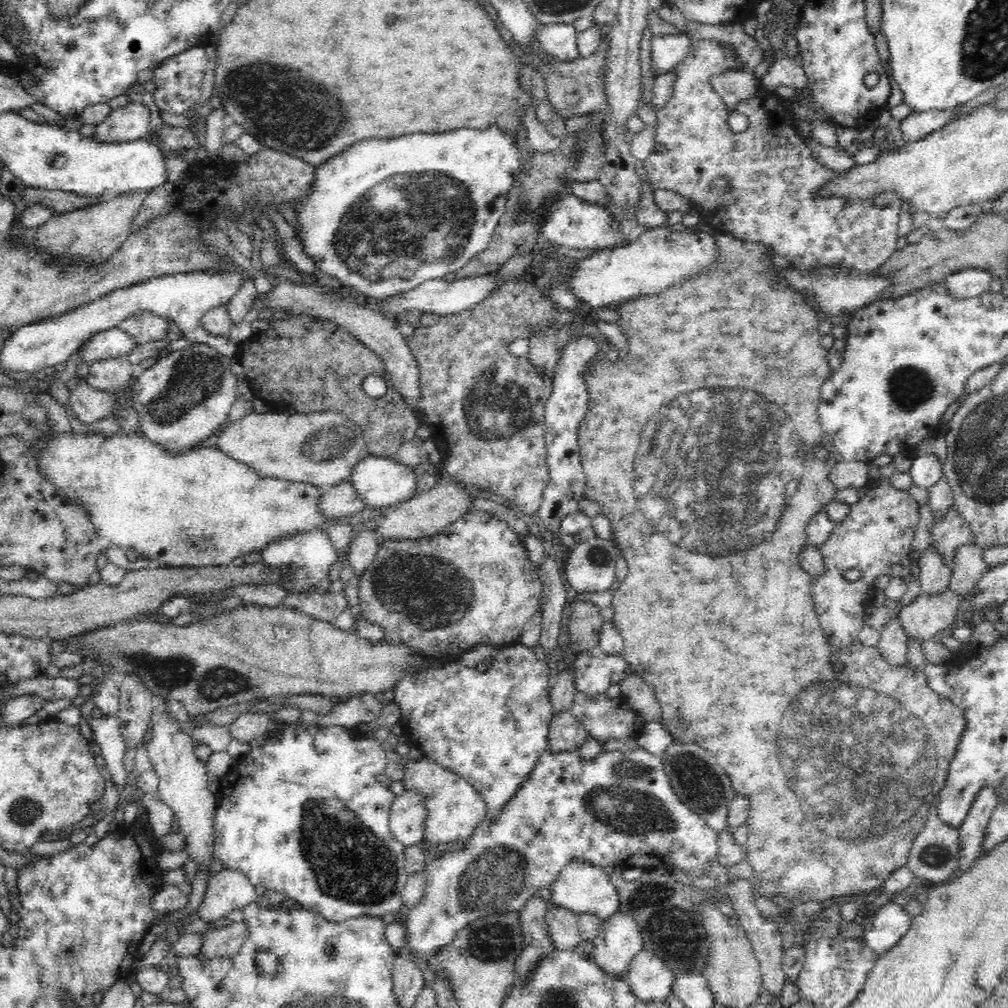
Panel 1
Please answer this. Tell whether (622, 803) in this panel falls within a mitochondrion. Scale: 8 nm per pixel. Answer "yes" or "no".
yes

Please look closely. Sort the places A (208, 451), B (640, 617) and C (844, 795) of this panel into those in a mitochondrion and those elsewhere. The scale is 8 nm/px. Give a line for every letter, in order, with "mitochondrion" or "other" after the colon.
A: other
B: other
C: mitochondrion

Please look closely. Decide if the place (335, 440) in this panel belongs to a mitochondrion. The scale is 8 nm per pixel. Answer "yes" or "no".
yes

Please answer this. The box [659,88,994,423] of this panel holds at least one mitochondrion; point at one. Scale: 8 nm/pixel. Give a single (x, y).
(910, 388)

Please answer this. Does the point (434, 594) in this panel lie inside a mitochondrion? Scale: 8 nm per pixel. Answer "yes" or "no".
yes

